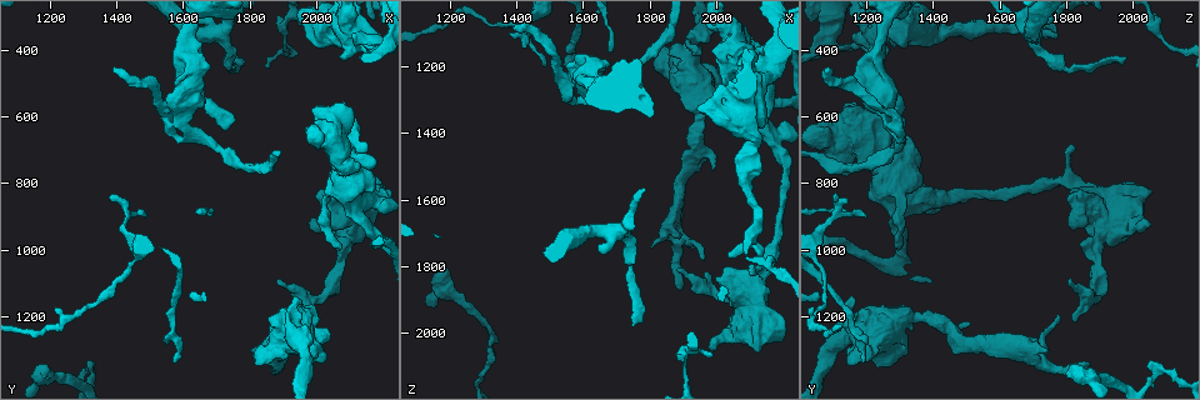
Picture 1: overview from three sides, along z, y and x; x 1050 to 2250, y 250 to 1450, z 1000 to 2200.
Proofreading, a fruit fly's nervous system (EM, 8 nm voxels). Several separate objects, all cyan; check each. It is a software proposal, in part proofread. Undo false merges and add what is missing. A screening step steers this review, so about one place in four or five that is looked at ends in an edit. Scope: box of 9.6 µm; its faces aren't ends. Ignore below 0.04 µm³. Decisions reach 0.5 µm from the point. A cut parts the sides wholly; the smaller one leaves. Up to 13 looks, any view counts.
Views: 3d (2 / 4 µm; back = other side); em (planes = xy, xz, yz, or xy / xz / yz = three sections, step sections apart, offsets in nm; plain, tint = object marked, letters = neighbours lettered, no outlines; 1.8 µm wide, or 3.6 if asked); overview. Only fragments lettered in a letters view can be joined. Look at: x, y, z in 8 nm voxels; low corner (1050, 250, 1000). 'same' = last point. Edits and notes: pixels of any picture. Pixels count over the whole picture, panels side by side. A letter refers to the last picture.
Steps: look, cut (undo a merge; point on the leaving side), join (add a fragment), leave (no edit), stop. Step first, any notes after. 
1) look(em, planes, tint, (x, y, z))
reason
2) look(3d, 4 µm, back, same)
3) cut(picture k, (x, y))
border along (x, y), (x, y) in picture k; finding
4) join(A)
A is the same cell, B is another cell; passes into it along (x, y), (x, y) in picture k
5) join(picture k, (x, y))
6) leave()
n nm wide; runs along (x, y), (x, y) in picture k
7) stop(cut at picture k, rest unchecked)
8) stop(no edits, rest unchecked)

look(em, xy, step 8, letters, (1820, 1350, 1140))
thick end

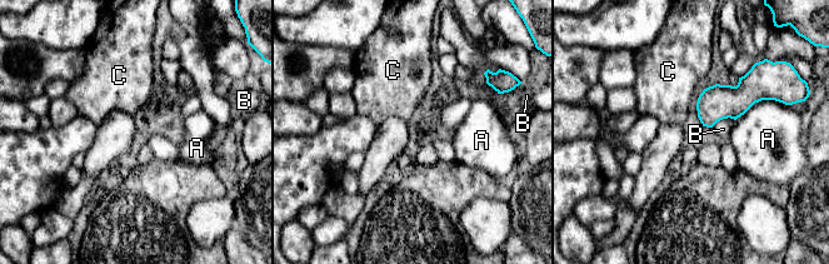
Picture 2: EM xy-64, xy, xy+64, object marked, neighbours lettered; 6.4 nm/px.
leave()
A, B and C are other cells; border along (734, 119), (720, 119), (712, 126) in picture 2; none of them fits

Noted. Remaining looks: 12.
look(3d, 4 µm, (2110, 340, 1410))
thick turns thin

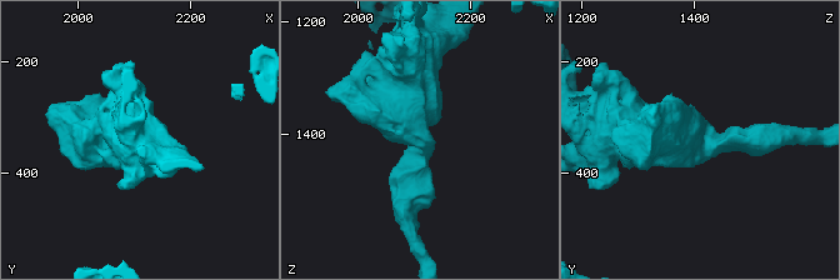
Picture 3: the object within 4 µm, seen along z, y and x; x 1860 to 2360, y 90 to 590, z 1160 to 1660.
look(em, 3.6 µm, planes, tint, (2100, 345, 1420))
arms of 380, 700 nm

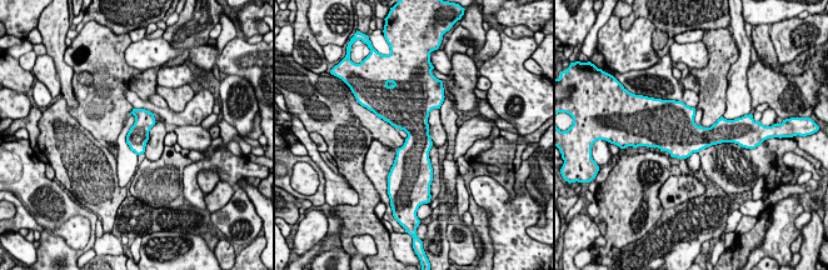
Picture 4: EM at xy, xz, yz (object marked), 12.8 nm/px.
look(em, 3.6 µm, planes, letters, same)
see the neighbours

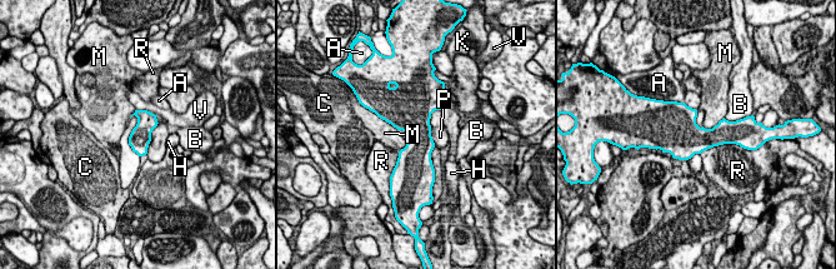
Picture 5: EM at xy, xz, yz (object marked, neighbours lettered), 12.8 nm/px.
leave()
R touches over 550 nm; A, B, C, H, K, M, P, R and V are other cells; all the same neuron

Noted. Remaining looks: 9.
look(3d, 4 µm, (1620, 430, 1220))
two arms in line, one across

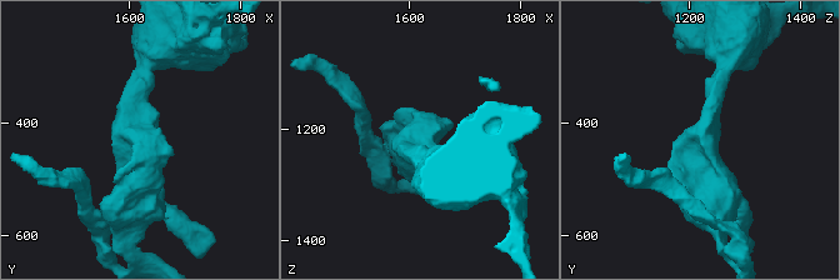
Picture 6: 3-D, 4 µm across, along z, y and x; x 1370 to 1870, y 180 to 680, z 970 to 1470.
look(em, xz, step 16, tint, (1620, 430, 1230))

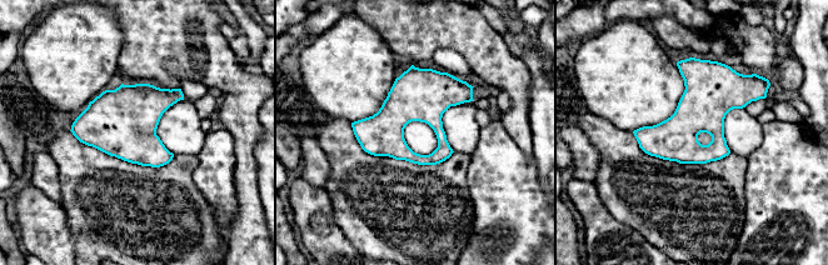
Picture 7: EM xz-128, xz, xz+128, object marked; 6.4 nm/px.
look(em, planes, letters, same)
another direction

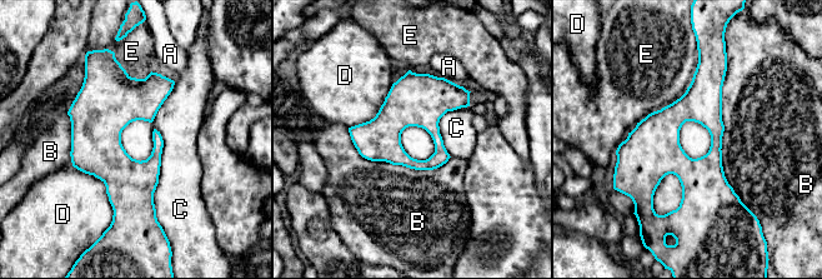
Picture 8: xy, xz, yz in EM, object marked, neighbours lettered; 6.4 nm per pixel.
leave()
150 nm wide; A, B, C, D and E are other cells; runs along (721, 70), (715, 155), (678, 213) in picture 8; all the same neuron

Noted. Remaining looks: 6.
look(3d, 4 µm, (1330, 1360, 2090))
abrupt turn

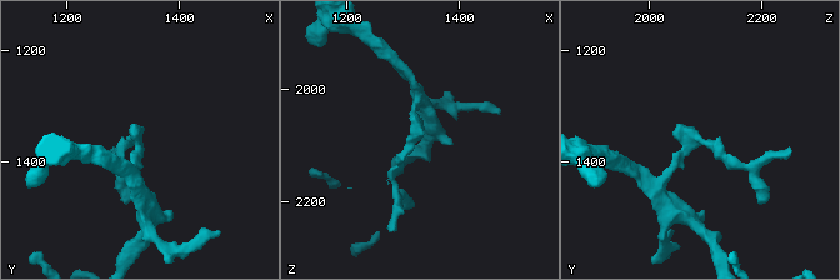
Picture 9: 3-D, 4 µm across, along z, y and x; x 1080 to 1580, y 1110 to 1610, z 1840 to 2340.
look(em, planes, plain, (1325, 1360, 2090))

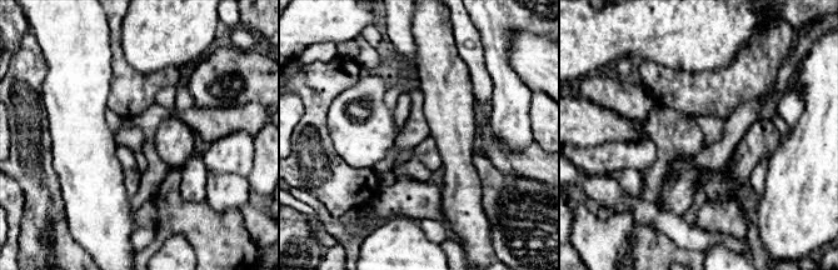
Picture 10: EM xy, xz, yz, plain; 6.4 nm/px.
look(em, planes, letters, same)

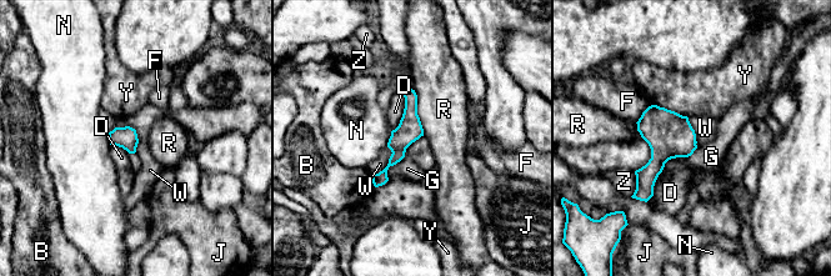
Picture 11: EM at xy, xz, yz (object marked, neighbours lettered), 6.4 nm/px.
leave()
D touches over 400 nm; B, D, F, G, J, N, R, W, Y and Z are other cells; all the same neuron

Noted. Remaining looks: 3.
look(em, planes, letters, (1810, 1300, 1740))
free end

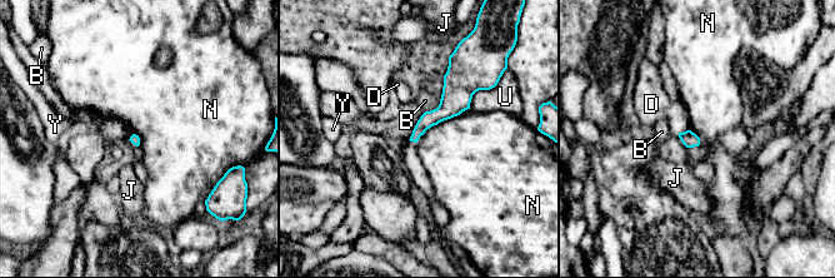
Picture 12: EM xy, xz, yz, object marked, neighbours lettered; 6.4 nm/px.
leave()
N touches over 340 nm; B, D, J, N, U and Y are other cells; none of them fits

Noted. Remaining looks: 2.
stop(no edits, rest unchecked)

